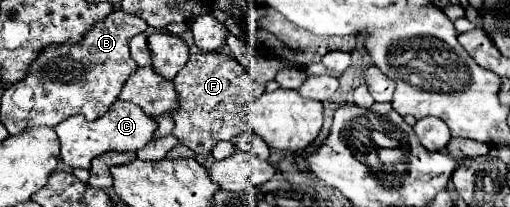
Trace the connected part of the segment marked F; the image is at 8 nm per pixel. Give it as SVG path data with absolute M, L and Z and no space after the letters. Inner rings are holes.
M225 53L191 55L189 63L175 75L173 83L181 97L181 107L173 113L173 135L181 145L187 145L191 151L203 157L209 157L215 143L231 141L235 135L249 129L245 105L265 91L265 87L253 81L253 77L237 59Z

